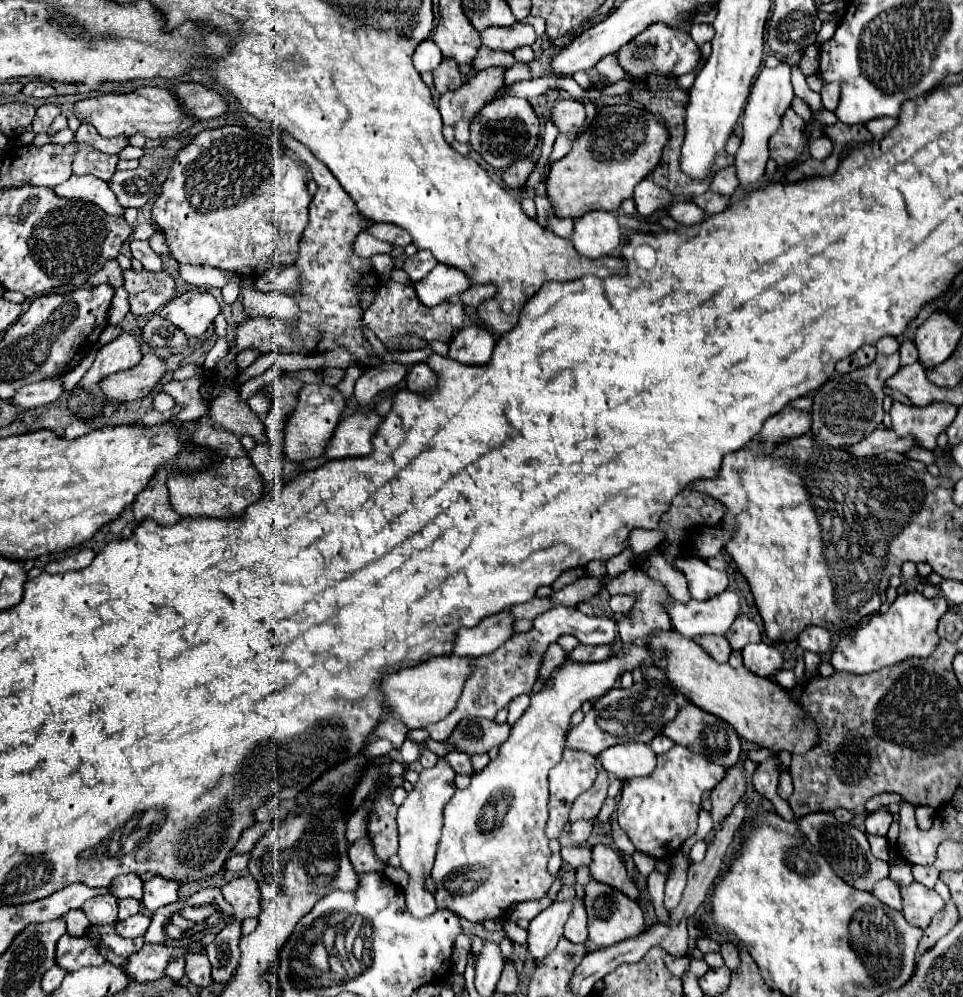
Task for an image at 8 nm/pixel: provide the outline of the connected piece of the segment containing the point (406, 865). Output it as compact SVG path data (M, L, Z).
M439 761L433 769L423 769L413 791L407 795L407 799L397 811L397 825L399 825L399 853L397 855L401 859L401 867L411 875L411 881L405 889L405 901L407 901L409 913L417 919L429 917L437 911L437 903L433 895L425 891L423 881L425 877L429 877L429 871L433 867L435 849L441 837L441 827L443 827L443 807L455 793L453 779L455 779L455 771L445 761Z

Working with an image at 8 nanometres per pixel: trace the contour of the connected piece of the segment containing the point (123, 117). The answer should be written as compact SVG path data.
M137 87L131 93L107 93L101 97L91 97L75 103L75 117L81 123L93 125L103 137L117 135L135 135L141 133L145 137L175 137L193 125L195 119L183 115L177 99L169 89L159 87Z

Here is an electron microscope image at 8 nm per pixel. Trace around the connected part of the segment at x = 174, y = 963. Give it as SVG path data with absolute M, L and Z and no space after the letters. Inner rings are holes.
M173 957L165 969L165 975L171 977L173 981L181 981L181 977L185 975L185 959L183 957Z

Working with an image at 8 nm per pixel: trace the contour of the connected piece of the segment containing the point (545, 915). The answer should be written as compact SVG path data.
M573 899L557 901L551 907L547 907L545 911L541 911L529 923L527 947L535 961L543 959L547 955L547 951L553 951L559 937L563 935L563 925L569 919L571 909L573 909Z

